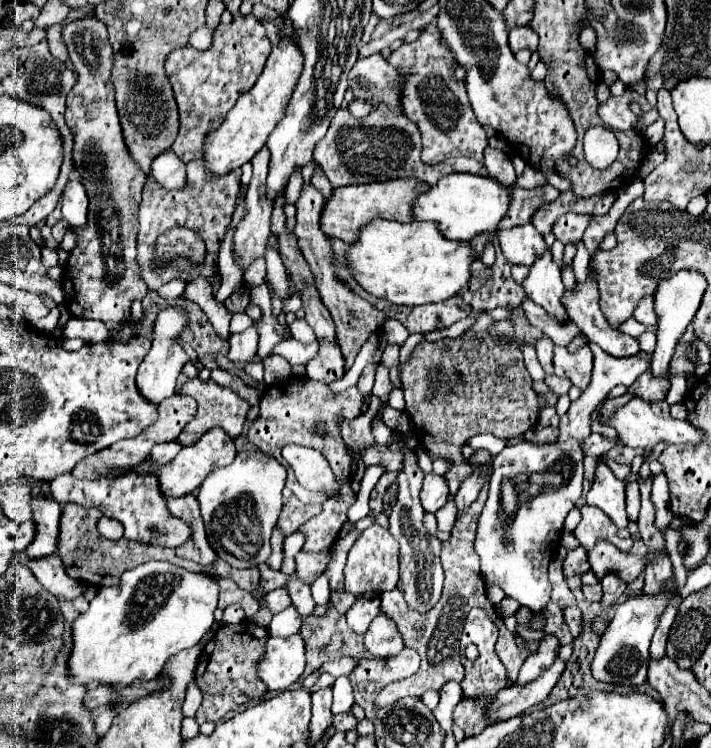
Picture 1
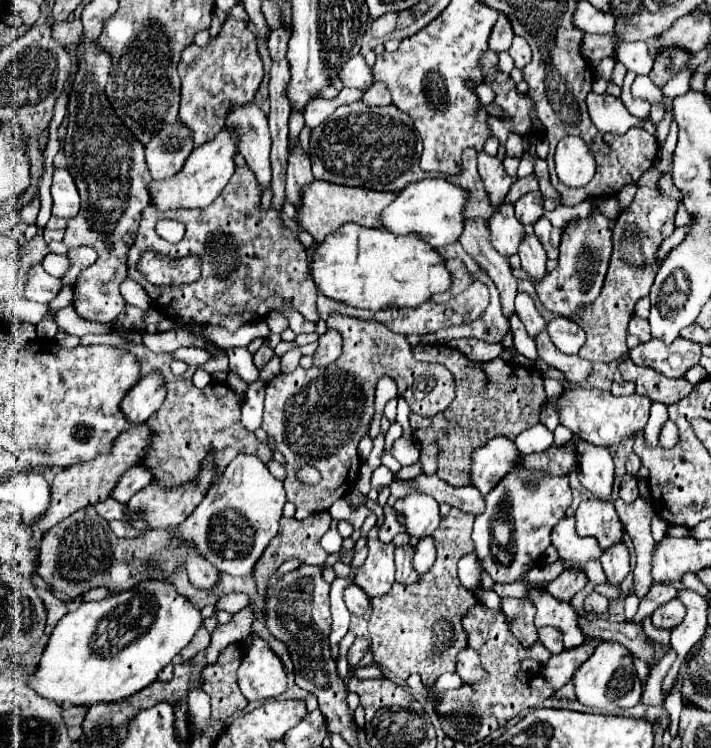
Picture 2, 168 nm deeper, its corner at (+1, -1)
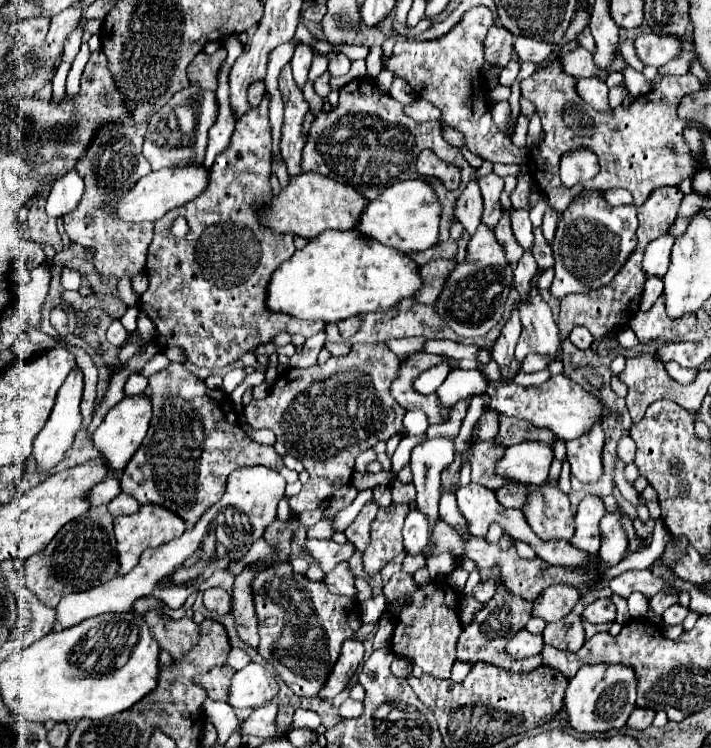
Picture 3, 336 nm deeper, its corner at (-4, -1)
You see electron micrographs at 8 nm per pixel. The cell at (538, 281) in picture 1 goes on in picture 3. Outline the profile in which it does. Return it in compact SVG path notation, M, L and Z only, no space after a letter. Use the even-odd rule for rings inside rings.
M514 210L512 212L512 232L514 232L516 242L524 250L532 250L534 234L532 234L532 222L528 218L528 210Z

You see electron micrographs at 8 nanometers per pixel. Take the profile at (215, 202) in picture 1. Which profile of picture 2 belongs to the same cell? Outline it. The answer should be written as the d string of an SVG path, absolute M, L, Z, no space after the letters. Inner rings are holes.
M237 166L219 198L205 208L159 212L149 204L143 212L135 244L129 250L127 264L129 276L143 286L161 314L165 318L177 318L173 322L185 326L223 326L229 332L235 332L239 326L263 320L271 312L283 314L283 302L291 302L305 320L313 324L319 320L317 290L307 278L307 252L297 240L297 234L281 220L277 210L261 210L261 188L257 186L257 178L253 178L249 166ZM163 218L173 218L187 226L179 244L167 244L155 234L155 224ZM149 250L175 260L199 256L199 280L183 286L157 286L147 282L139 274L137 262L139 256Z

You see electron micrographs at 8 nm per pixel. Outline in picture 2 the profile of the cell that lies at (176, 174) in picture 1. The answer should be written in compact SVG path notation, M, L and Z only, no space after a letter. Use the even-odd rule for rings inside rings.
M177 120L173 126L163 126L145 146L151 176L161 178L177 174L193 148L193 134L189 134L187 126L181 126L181 120Z

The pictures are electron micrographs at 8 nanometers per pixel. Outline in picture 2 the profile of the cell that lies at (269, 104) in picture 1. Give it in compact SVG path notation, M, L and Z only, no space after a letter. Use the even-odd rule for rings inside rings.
M223 128L211 142L205 142L203 146L195 148L191 156L185 160L185 166L173 176L165 178L165 182L151 180L149 182L149 196L151 202L161 210L175 210L175 208L205 208L209 206L225 188L229 178L235 172L233 166L233 154L237 154L237 144L233 134Z

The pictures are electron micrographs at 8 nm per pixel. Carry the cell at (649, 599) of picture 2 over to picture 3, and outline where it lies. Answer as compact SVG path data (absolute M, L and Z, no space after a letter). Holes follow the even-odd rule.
M658 592L656 596L652 596L652 600L650 600L650 606L652 606L652 610L656 612L656 614L662 614L662 612L666 612L672 604L676 604L678 602L678 594L664 594L664 592Z

